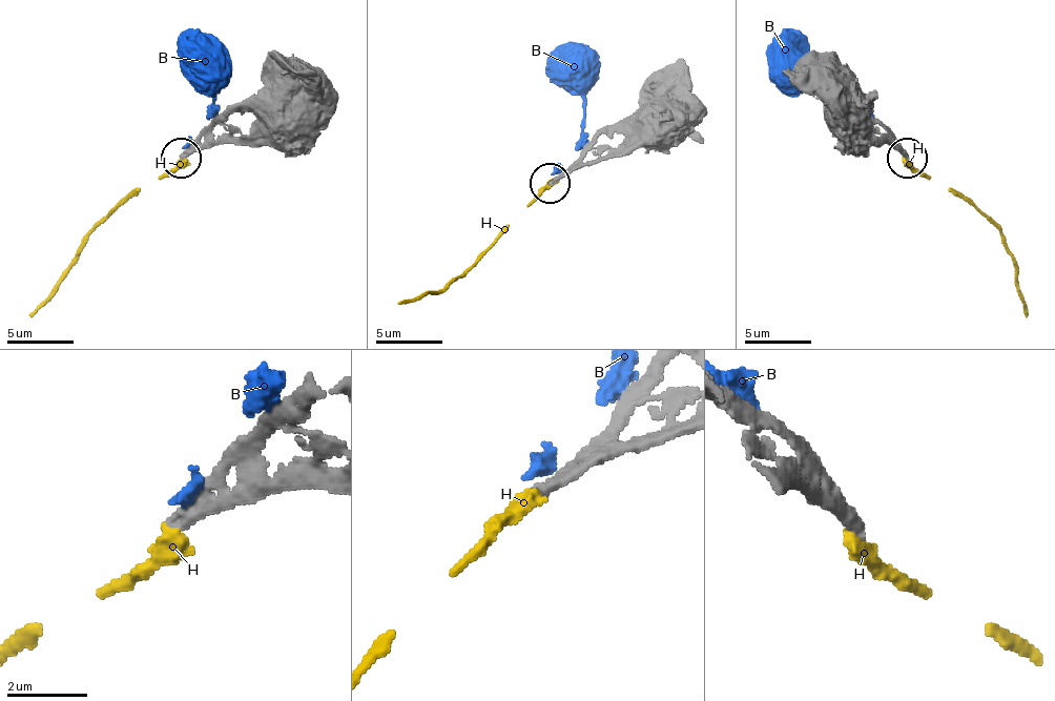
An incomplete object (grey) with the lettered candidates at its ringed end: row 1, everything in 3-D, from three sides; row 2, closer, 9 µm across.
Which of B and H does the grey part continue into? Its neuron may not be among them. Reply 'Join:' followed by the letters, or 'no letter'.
Join: no letter

